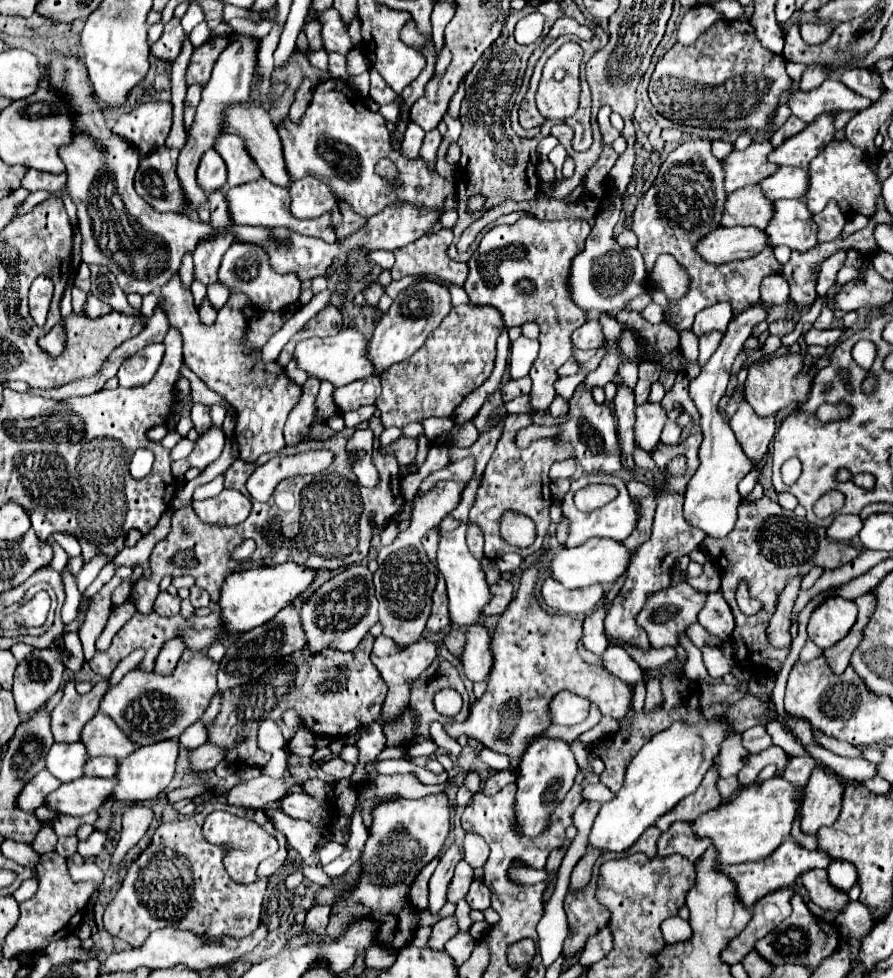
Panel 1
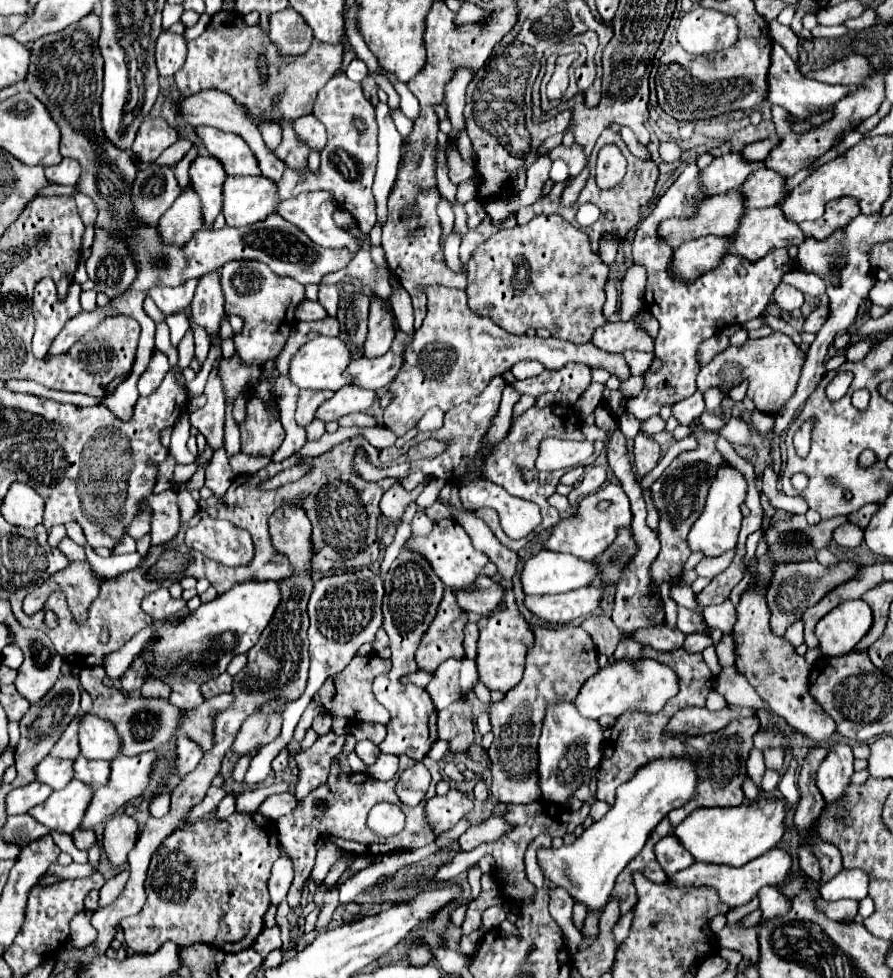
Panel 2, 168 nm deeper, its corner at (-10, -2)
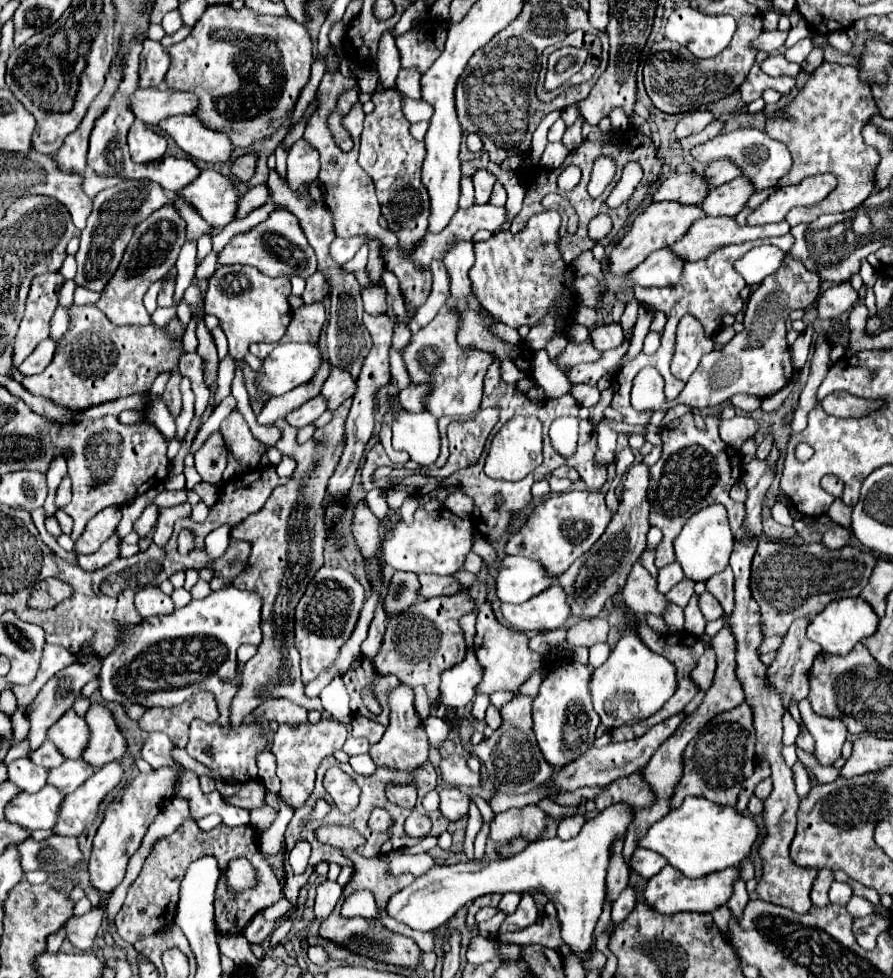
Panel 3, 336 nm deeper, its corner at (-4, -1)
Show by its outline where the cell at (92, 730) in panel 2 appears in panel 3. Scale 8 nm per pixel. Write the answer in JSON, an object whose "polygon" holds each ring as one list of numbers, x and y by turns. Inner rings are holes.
{"polygon":[[68,709,46,733,46,739,52,741,66,759,80,759,84,745,88,743,88,725,84,717,76,715,74,709]]}

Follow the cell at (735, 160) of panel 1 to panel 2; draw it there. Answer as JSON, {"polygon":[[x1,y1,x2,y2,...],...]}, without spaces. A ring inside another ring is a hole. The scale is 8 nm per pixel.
{"polygon":[[730,150,718,156,708,168,702,170,702,182,706,186,706,194,722,194,728,190,738,190,748,180,748,176,756,170,764,168,764,160,750,162,742,152]]}

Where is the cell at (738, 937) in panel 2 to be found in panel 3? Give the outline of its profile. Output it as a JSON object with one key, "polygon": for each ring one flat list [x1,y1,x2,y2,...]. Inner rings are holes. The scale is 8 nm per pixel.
{"polygon":[[738,879,738,881,734,881,734,891,732,891,732,897,728,899,728,907,730,907,730,911,734,913,734,917,740,917,740,913,744,911,744,905,748,903,748,891,746,891,746,885,744,885,744,881,742,879]]}

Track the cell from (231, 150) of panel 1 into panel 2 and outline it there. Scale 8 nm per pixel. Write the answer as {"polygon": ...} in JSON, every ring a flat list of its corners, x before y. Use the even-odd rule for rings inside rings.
{"polygon":[[210,126,196,128,206,150,216,156,230,176,260,176,262,170,252,150,236,134,226,134]]}

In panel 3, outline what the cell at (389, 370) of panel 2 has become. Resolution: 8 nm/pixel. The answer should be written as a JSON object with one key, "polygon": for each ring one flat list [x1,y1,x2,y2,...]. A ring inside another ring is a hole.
{"polygon":[[332,369,330,377,322,385,320,395,328,401,328,411,334,411,344,399,352,397,356,393,356,381,348,377,342,369]]}

